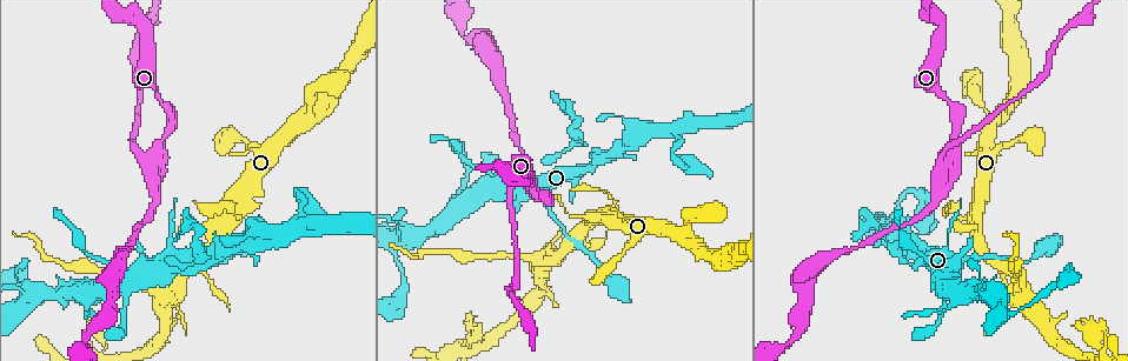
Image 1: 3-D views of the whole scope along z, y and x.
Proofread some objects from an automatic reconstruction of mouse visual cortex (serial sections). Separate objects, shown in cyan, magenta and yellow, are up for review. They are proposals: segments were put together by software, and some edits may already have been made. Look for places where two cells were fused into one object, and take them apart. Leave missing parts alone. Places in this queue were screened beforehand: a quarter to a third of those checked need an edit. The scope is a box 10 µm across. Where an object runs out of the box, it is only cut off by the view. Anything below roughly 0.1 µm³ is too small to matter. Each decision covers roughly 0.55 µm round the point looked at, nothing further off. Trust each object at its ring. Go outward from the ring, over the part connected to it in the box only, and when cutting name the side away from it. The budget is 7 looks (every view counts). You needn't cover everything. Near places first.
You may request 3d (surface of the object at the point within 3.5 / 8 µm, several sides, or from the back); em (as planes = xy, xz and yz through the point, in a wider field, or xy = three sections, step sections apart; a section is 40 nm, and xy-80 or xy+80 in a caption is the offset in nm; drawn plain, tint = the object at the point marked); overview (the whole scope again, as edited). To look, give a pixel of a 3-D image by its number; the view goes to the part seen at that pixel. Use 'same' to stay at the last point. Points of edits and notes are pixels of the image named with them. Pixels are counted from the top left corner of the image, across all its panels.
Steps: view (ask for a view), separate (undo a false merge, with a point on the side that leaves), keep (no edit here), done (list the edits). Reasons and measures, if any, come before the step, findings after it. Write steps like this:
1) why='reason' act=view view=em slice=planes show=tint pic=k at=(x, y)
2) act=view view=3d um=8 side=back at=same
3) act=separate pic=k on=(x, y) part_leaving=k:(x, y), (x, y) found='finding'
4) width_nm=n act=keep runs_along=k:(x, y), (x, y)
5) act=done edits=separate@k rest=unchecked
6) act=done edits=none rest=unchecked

why='side arm on a straight run' act=view view=3d um=8 pic=1 at=(225, 251)

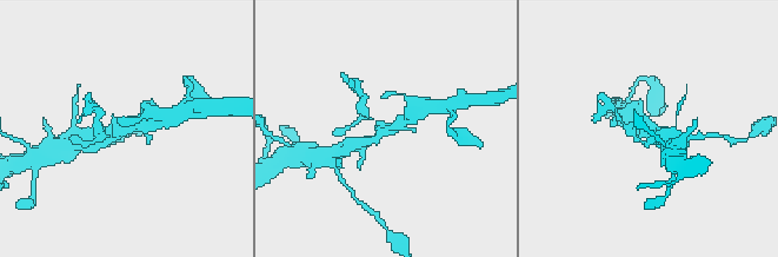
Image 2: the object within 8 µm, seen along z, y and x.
why='need the tissue' act=view view=em slice=xy step=5 show=tint at=same

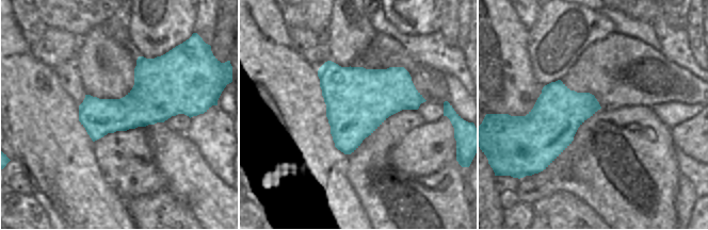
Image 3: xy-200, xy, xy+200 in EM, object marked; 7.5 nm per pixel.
act=separate pic=2 on=(361, 107) found='a second cell is stuck on'

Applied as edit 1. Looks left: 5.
why='three-way junction' act=view view=3d um=3.5 pic=1 at=(532, 257)

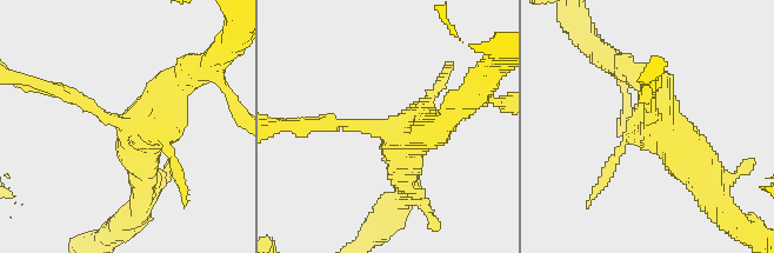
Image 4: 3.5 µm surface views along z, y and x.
why='shape alone is not enough' act=view view=em slice=xy step=3 show=tint pic=4 at=(389, 130)

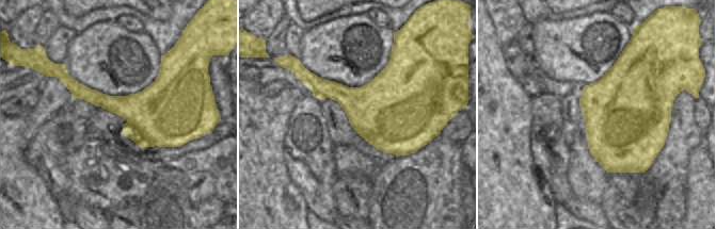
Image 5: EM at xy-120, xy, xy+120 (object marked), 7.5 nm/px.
act=separate pic=4 on=(347, 127) part_leaving=4:(381, 130), (287, 126) found='two cells meet here'

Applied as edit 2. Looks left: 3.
why='see it whole again' act=view view=overview

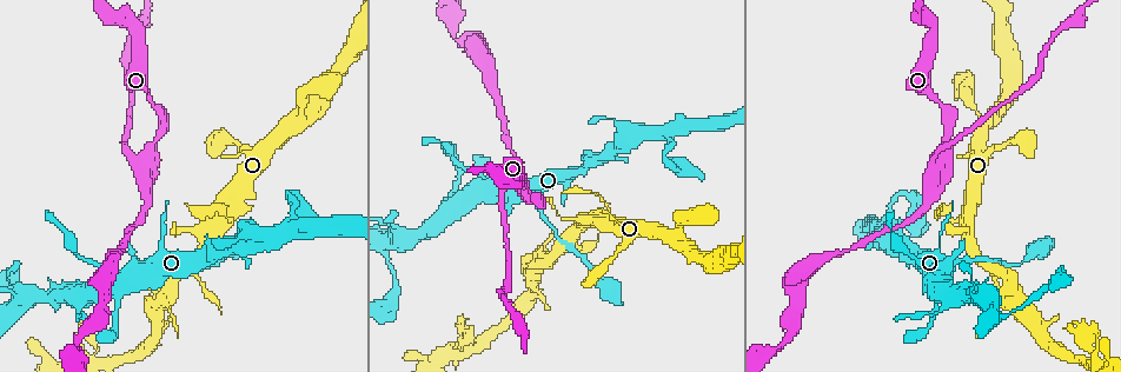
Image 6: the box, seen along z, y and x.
why='sudden change in width' act=view view=em slice=xy step=5 show=tint pic=6 at=(938, 170)

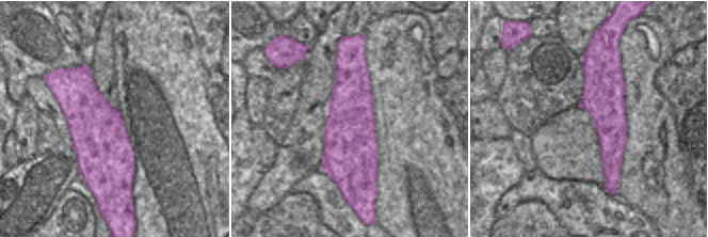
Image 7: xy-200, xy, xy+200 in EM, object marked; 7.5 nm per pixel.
act=view view=3d um=3.5 at=same

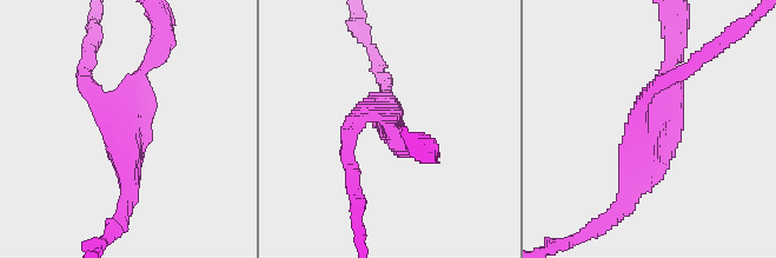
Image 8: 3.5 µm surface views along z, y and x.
arm_widths_nm=200,200,250 act=keep runs_along=8:(674, 57), (623, 197) found='one cell here'

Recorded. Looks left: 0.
act=done edits=separate@2,separate@4 rest=unchecked

